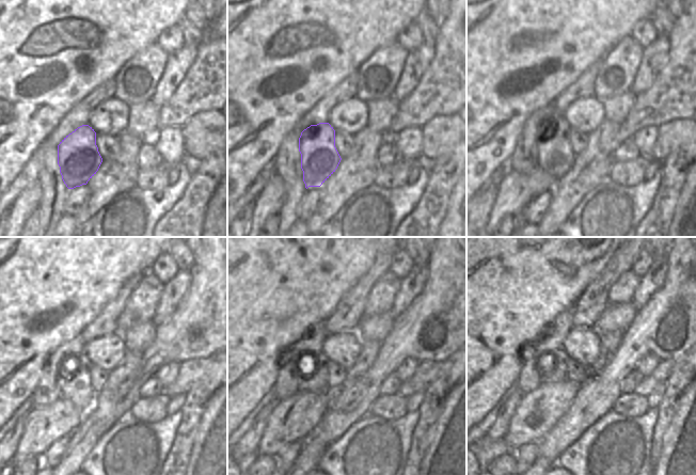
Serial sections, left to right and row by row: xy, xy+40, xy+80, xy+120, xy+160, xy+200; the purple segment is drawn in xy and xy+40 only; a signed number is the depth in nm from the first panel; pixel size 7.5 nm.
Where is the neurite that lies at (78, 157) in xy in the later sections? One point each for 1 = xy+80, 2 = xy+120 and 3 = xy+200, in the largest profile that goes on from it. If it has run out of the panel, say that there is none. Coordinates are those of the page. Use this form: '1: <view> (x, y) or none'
1: xy+80 (555, 155)
2: xy+120 (74, 381)
3: xy+200 (553, 368)

